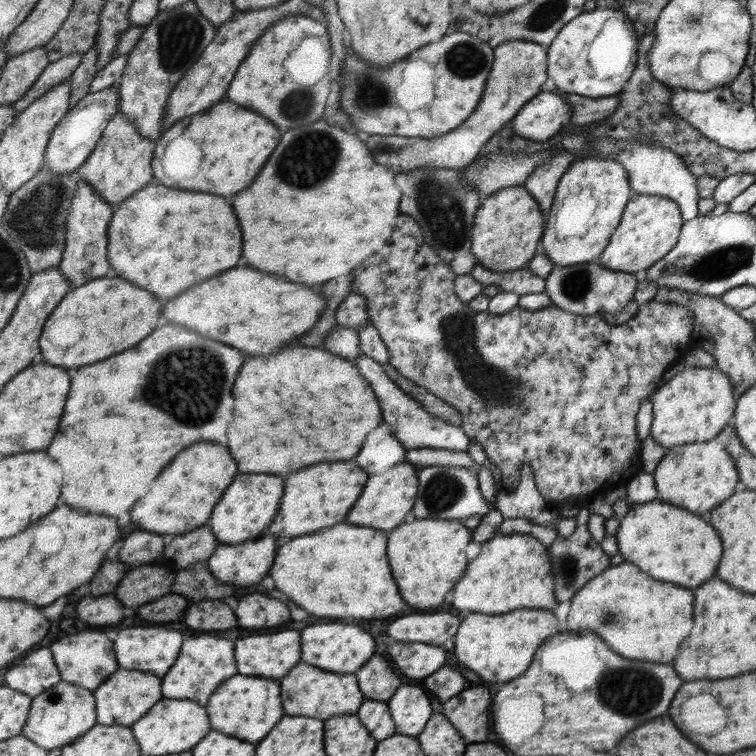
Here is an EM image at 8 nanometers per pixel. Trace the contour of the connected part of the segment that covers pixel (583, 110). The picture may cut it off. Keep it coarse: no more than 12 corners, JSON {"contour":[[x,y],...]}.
{"contour":[[559,93],[571,107],[569,123],[588,125],[611,116],[618,95],[584,97]]}

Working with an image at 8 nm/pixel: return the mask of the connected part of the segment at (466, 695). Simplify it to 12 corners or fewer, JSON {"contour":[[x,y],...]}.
{"contour":[[467,688],[443,714],[468,744],[489,736],[487,688]]}

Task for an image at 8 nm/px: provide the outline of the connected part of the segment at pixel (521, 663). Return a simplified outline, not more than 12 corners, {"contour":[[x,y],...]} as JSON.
{"contour":[[553,612],[469,614],[455,638],[461,664],[507,682],[559,636]]}

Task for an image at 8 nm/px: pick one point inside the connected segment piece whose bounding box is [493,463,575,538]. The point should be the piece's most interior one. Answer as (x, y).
(524, 501)

